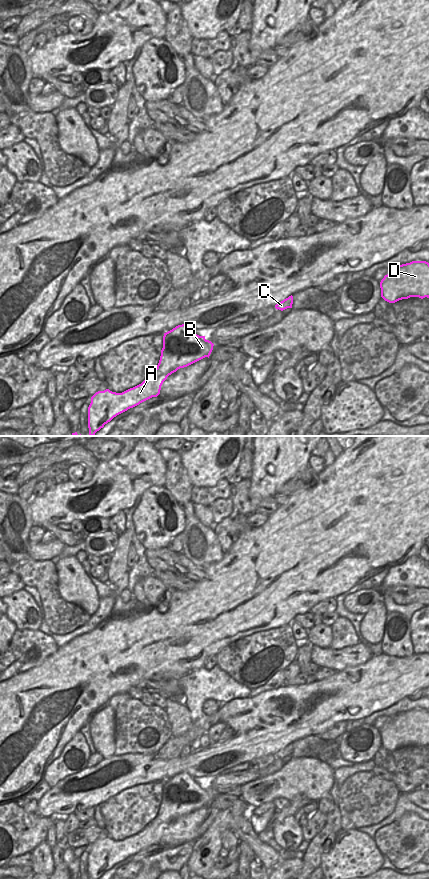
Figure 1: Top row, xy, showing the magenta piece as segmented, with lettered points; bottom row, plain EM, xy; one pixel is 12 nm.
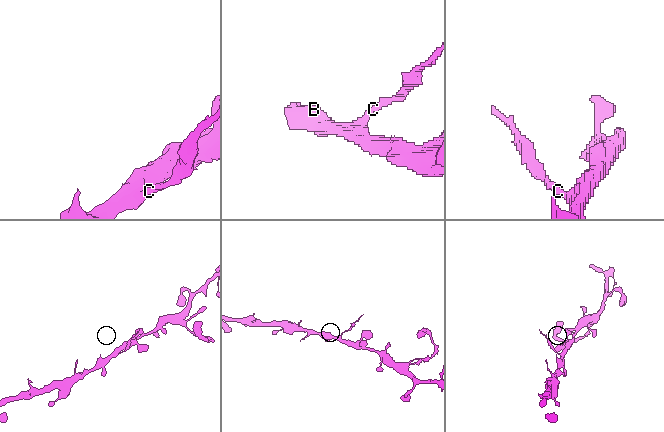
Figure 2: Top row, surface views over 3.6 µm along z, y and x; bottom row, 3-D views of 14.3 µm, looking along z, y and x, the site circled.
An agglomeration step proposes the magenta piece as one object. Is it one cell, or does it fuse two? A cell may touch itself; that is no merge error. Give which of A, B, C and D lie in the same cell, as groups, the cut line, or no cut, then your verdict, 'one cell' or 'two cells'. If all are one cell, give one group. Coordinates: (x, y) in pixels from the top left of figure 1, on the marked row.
A B C D; no cut; one cell

